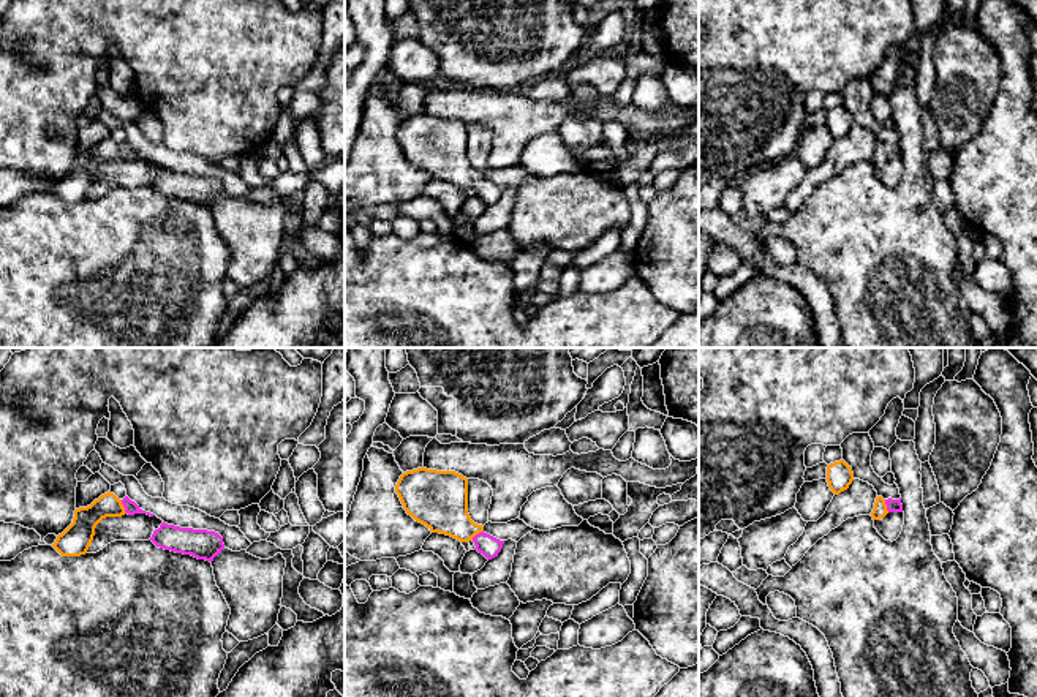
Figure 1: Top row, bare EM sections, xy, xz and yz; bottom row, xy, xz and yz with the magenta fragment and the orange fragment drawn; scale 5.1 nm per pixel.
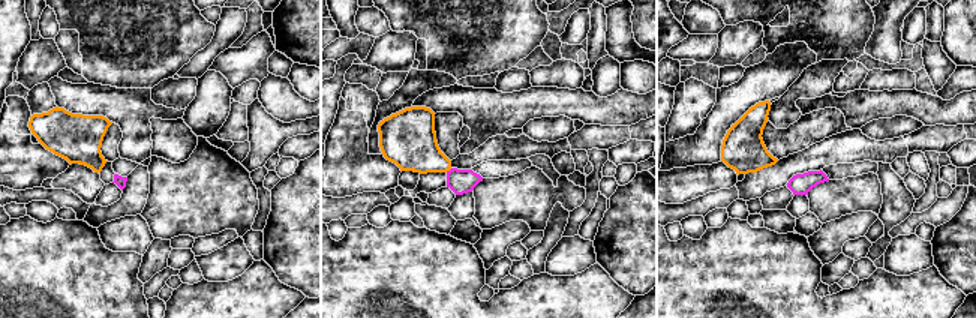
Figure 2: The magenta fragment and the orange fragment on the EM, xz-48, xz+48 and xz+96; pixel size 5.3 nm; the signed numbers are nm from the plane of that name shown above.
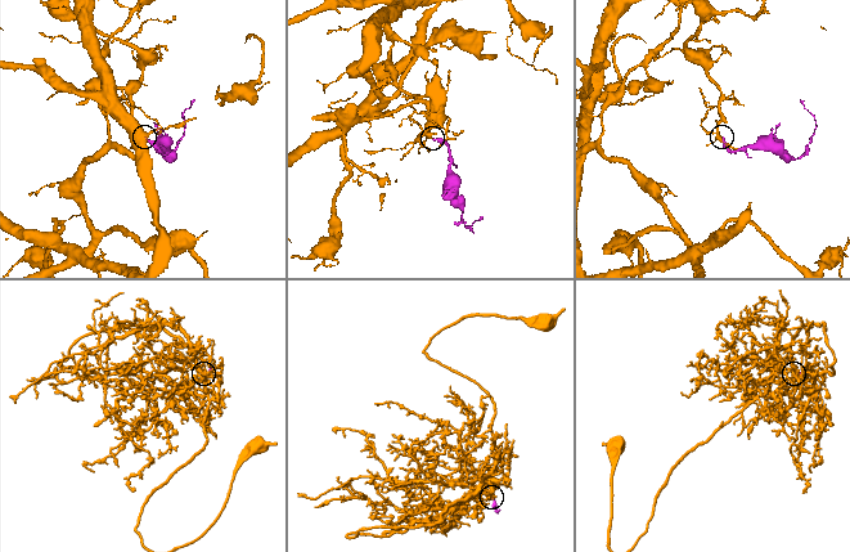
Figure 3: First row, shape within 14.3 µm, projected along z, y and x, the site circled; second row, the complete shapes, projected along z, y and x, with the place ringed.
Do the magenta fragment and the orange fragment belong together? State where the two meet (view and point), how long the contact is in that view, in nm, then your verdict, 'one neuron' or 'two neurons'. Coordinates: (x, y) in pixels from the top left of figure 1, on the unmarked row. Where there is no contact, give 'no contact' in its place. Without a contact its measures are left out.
meets magenta in xy at (124, 152); contact 80 nm long; one neuron

